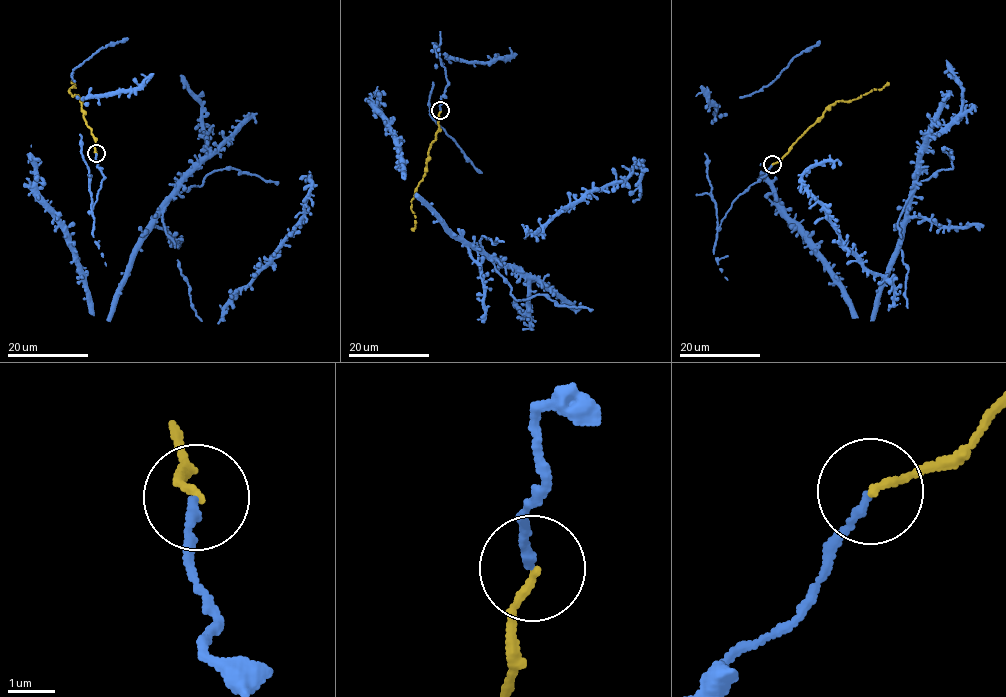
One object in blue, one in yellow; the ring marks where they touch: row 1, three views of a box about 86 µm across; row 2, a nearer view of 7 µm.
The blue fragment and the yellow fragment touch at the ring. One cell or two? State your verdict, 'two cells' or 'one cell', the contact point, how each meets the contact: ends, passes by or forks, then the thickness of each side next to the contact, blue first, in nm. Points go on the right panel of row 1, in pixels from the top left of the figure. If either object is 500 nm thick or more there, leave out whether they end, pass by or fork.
one cell | (772, 164) | blue ends | yellow ends | 180/150 nm

